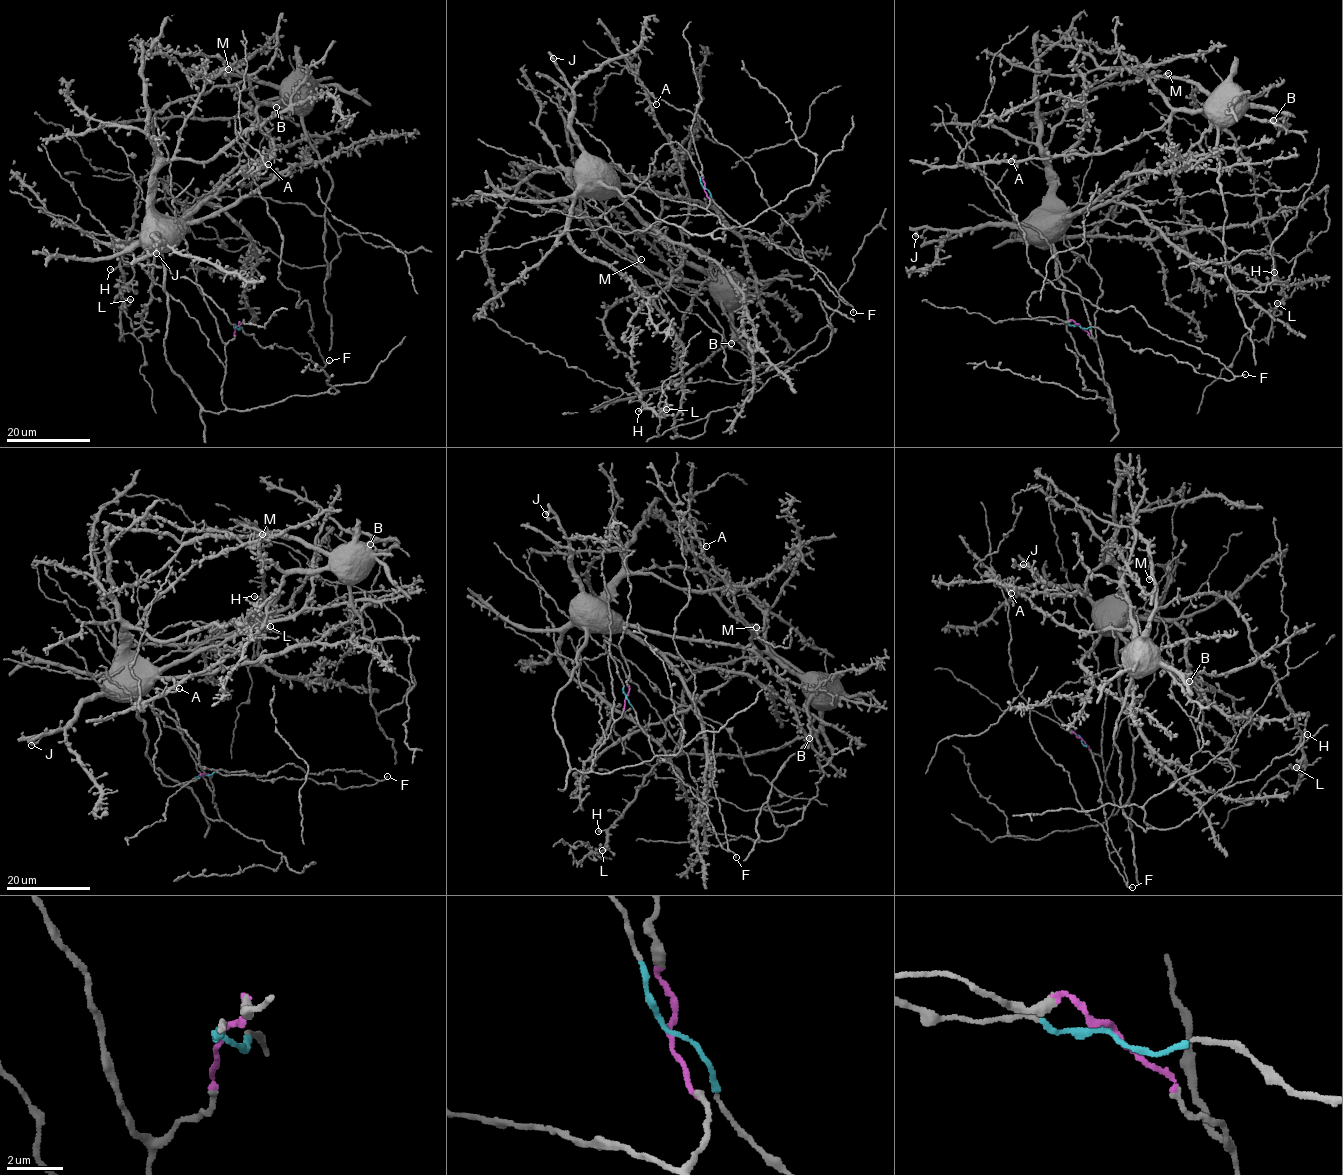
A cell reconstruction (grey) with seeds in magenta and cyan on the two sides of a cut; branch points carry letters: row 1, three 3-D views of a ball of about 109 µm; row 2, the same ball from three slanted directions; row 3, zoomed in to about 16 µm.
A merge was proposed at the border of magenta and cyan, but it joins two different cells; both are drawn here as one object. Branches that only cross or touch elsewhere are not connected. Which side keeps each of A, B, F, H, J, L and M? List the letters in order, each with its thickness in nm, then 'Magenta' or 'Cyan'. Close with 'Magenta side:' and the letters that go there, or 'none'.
A: Thickness 190 nm. Cyan
B: Thickness 480 nm. Cyan
F: Thickness 150 nm. Cyan
H: Thickness 400 nm. Cyan
J: Thickness 400 nm. Magenta
L: Thickness 240 nm. Cyan
M: Thickness 440 nm. Cyan
Magenta side: J

